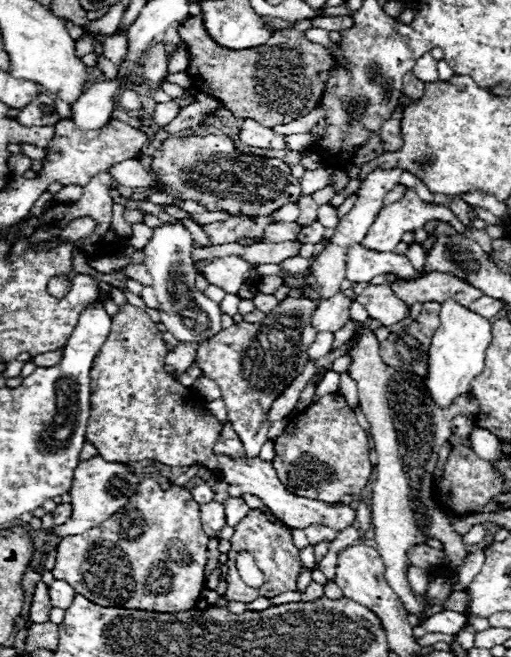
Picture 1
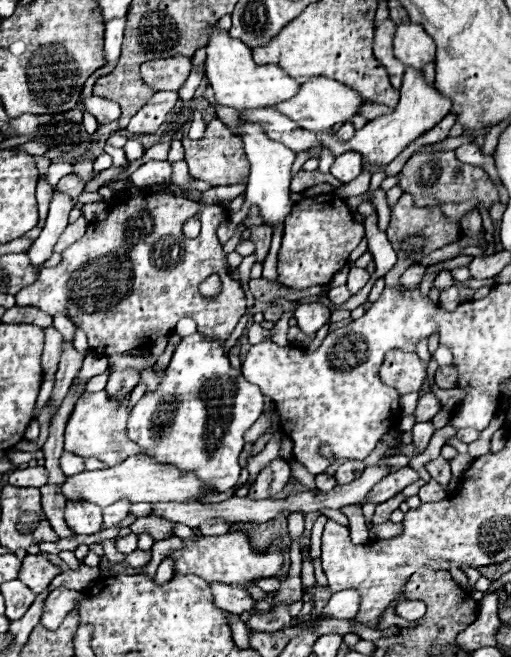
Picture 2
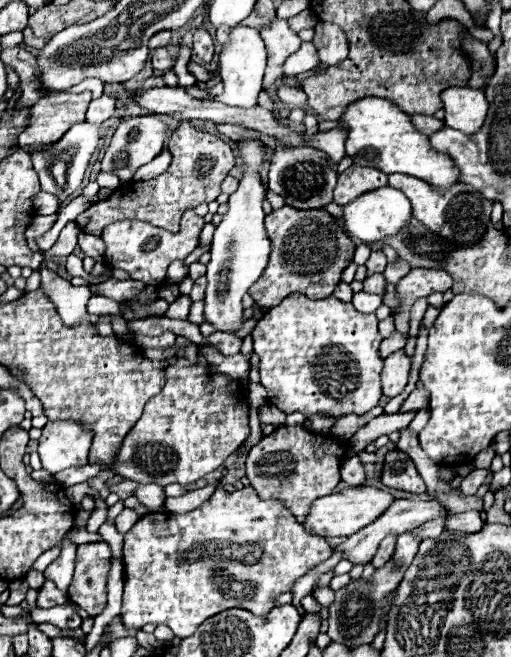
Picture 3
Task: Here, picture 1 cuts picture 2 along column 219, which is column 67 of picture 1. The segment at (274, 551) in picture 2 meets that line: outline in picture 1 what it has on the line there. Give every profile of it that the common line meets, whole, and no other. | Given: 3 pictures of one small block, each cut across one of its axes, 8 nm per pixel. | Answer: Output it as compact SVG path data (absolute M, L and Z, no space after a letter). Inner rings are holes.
M146 478L138 484L134 500L102 522L102 526L96 526L86 534L66 536L60 540L52 574L54 578L70 582L78 594L100 606L148 612L184 612L196 606L200 592L204 590L208 540L210 538L204 534L200 522L200 506L190 498L188 490L176 486L162 490L152 478Z

